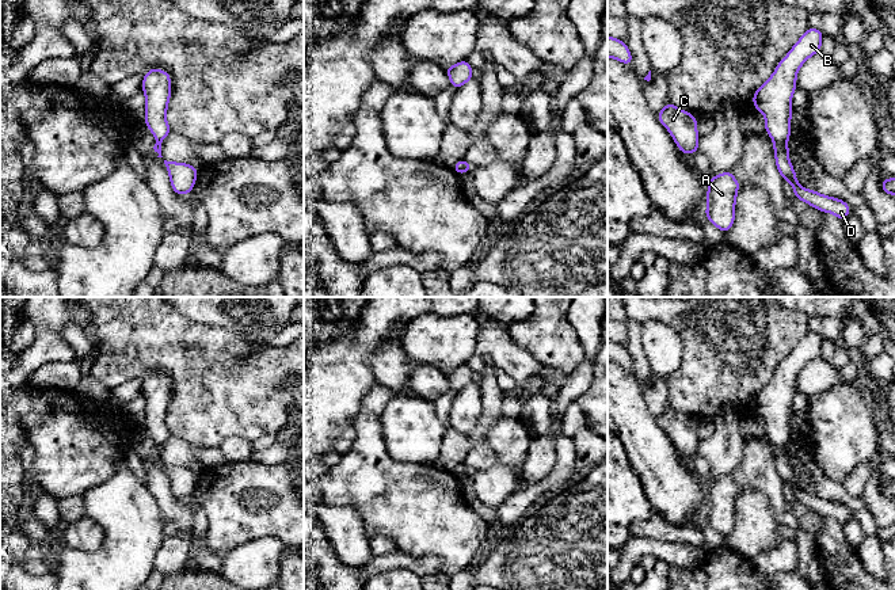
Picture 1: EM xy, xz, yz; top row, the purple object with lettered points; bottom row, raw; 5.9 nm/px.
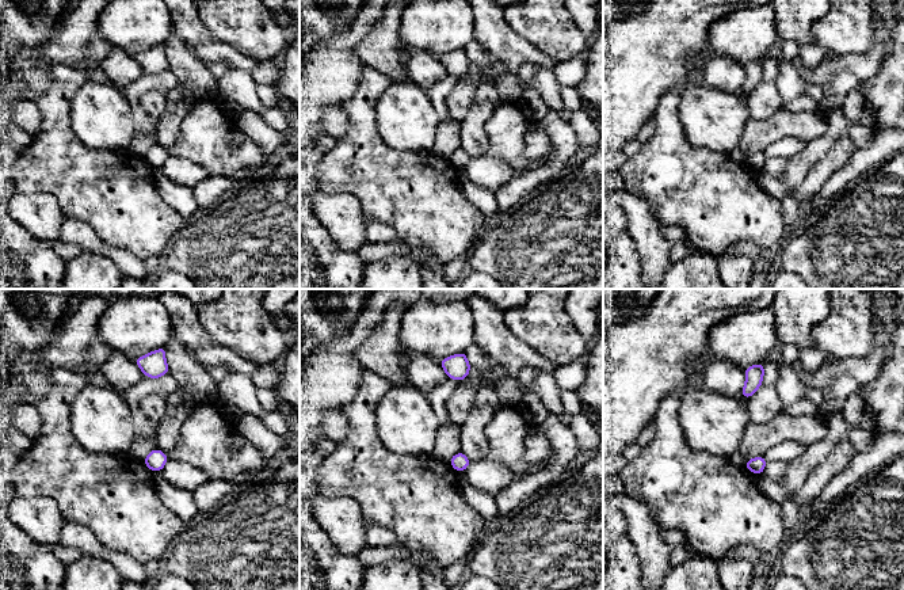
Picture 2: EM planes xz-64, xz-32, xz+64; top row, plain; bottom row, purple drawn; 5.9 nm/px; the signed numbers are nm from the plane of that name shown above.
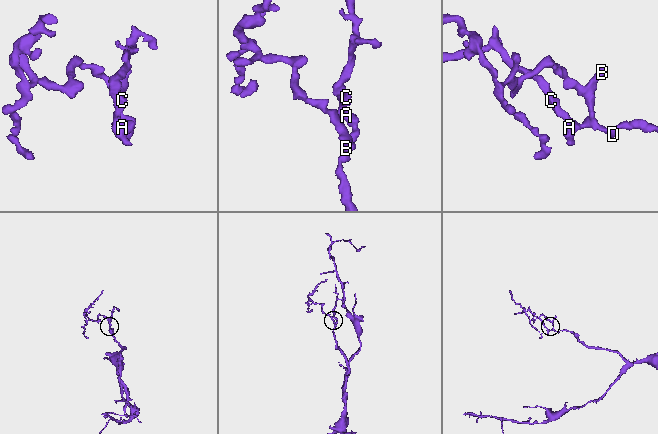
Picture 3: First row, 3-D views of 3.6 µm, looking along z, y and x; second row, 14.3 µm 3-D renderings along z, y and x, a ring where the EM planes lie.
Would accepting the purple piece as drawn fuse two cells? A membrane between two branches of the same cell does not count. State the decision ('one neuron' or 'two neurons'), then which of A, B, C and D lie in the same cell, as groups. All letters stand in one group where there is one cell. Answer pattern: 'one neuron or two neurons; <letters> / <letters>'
two neurons; A C D / B

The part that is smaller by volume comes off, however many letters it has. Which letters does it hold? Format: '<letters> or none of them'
B

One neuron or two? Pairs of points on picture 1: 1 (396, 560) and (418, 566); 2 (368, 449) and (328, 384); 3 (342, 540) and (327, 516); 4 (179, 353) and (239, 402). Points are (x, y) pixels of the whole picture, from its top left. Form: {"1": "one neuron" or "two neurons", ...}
{"1": "one neuron", "2": "two neurons", "3": "one neuron", "4": "one neuron"}

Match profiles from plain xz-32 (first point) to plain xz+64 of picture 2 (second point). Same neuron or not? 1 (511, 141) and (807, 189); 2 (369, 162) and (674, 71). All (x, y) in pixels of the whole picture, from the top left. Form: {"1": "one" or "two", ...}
{"1": "two", "2": "two"}

